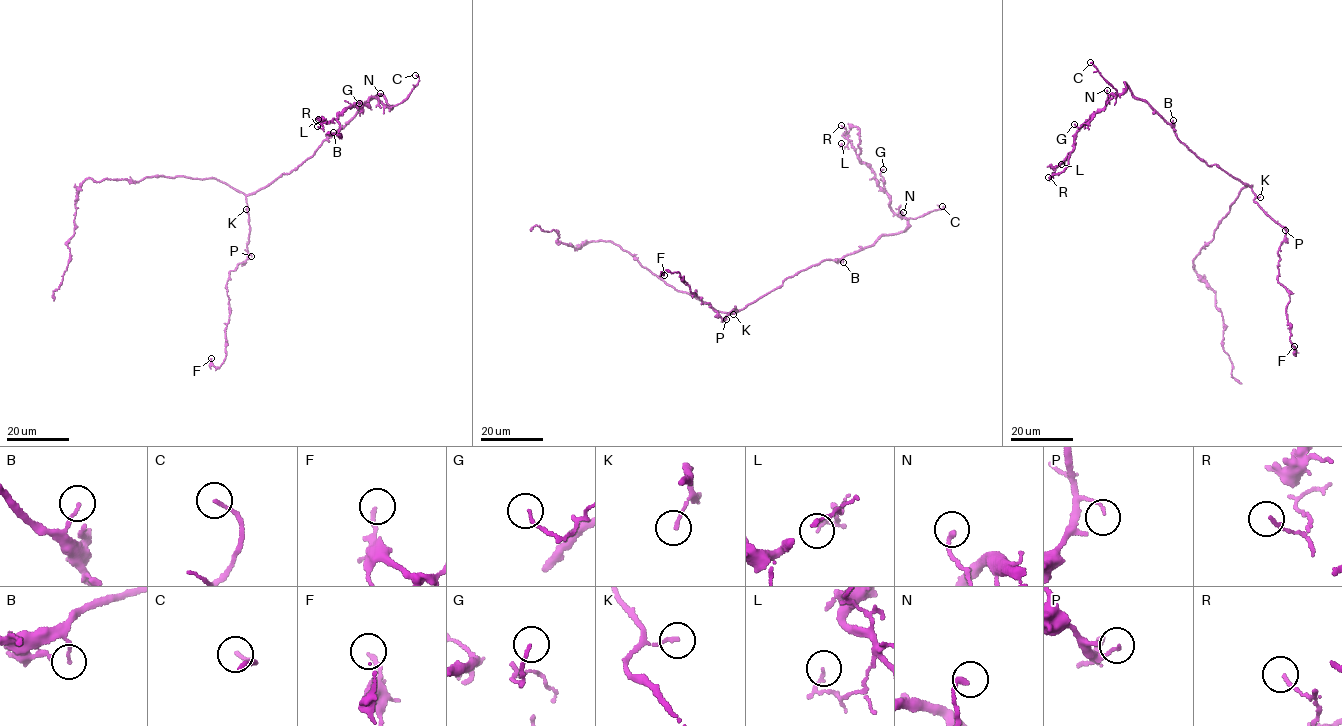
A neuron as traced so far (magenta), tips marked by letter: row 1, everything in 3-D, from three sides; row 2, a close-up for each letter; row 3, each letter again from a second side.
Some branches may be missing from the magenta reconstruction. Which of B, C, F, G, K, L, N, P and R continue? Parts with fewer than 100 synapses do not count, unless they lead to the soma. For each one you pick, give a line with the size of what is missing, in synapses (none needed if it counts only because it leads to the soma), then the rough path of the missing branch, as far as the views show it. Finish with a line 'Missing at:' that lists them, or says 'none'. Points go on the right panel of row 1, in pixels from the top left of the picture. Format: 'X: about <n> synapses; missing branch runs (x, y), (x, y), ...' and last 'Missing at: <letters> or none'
C: missing branch runs (1090, 62), (1083, 70), (1088, 40), (1095, 27)
Missing at: C

